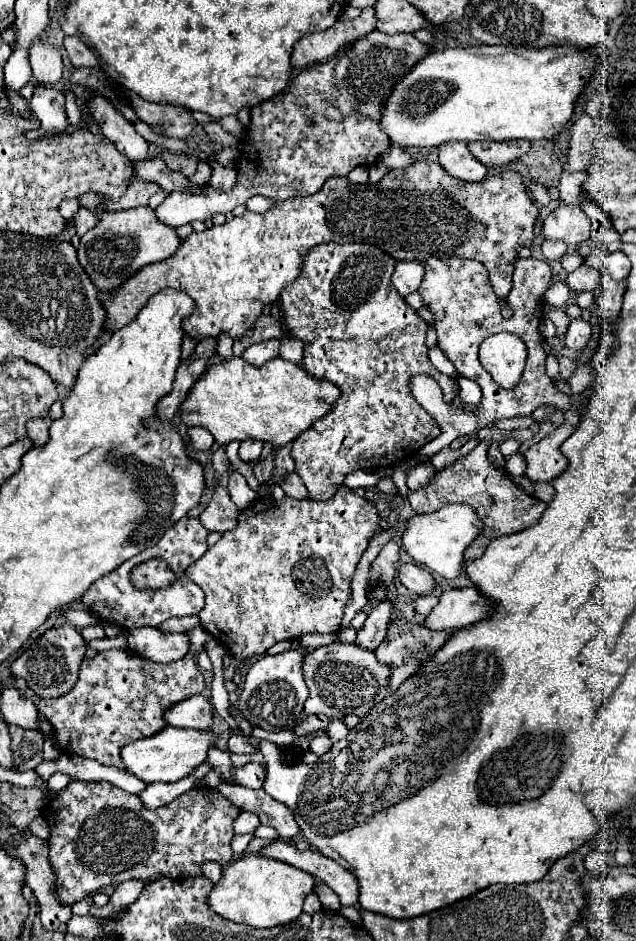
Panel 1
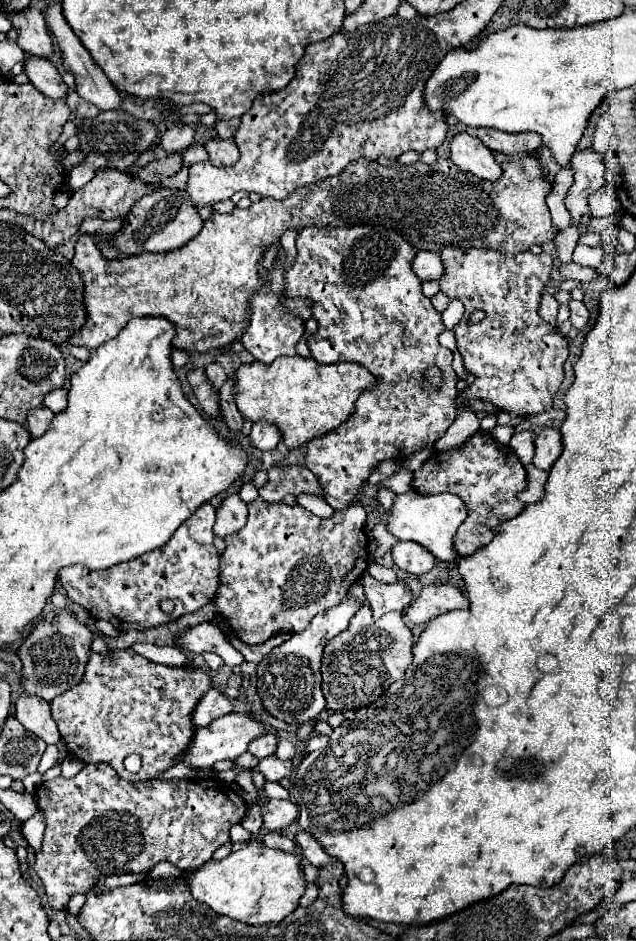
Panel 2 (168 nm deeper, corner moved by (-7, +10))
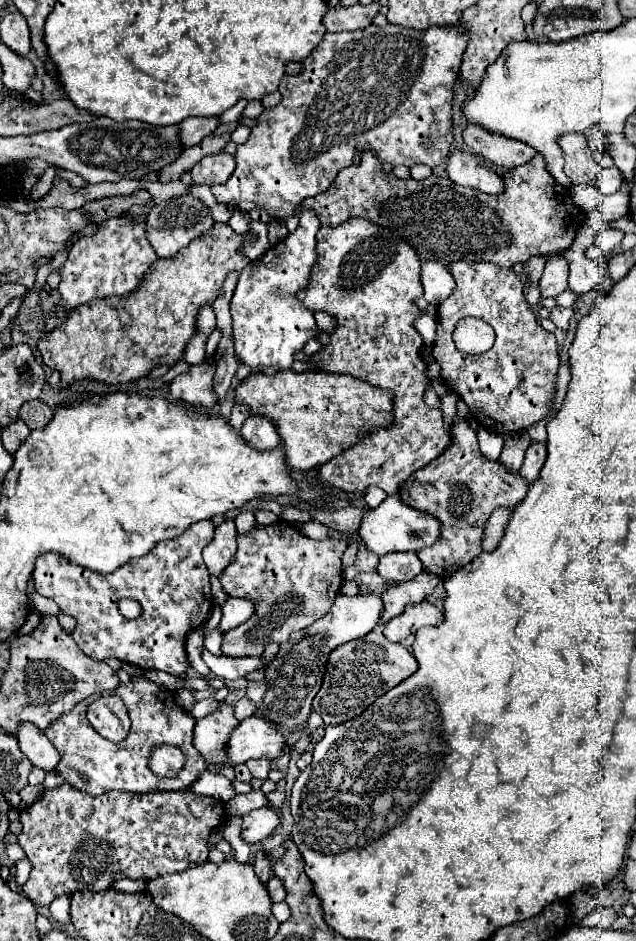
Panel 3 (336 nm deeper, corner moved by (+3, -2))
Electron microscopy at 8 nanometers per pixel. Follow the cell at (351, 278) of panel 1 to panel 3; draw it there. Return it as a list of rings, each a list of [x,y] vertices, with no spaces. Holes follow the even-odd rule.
[[[350,219],[338,227],[320,227],[316,235],[316,255],[318,259],[312,265],[310,281],[306,289],[300,289],[296,293],[296,297],[304,301],[308,309],[326,311],[328,315],[332,315],[334,331],[330,333],[328,345],[308,357],[308,365],[312,367],[312,371],[346,373],[394,393],[392,423],[388,427],[374,429],[372,433],[362,433],[360,441],[354,447],[332,457],[326,465],[320,465],[316,479],[324,487],[336,487],[348,493],[360,495],[366,491],[366,487],[376,485],[388,495],[394,495],[398,493],[402,481],[406,481],[420,467],[428,465],[432,459],[440,457],[440,453],[444,453],[444,449],[450,445],[440,409],[430,409],[424,403],[424,391],[430,379],[426,375],[428,365],[420,357],[422,337],[414,327],[414,321],[422,315],[422,311],[414,303],[418,297],[422,297],[420,261],[404,241],[396,241],[394,237],[386,235],[386,229],[380,229],[378,225],[372,225],[364,219]]]

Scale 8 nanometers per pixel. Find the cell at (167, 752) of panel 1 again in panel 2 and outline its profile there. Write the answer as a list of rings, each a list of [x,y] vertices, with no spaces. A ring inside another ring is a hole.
[[[228,713],[218,721],[212,721],[208,727],[196,729],[182,763],[202,769],[202,767],[212,767],[216,761],[224,761],[224,759],[234,761],[236,757],[246,753],[250,741],[254,741],[254,737],[260,737],[262,733],[268,733],[268,729],[264,727],[262,721],[254,719],[250,713]]]

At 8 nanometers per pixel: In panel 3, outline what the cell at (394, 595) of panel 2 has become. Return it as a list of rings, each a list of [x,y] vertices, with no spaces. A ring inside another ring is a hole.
[[[422,571],[408,583],[400,583],[396,587],[386,589],[380,599],[382,599],[382,615],[380,615],[380,625],[386,625],[392,617],[400,615],[408,603],[420,603],[424,601],[426,595],[430,595],[438,585],[442,583],[440,577]]]

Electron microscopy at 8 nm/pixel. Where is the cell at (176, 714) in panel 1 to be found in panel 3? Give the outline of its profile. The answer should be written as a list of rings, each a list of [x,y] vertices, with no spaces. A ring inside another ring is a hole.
[[[222,703],[222,707],[196,721],[194,727],[194,747],[206,757],[206,763],[214,763],[214,759],[224,761],[224,743],[228,741],[228,733],[238,725],[234,717],[234,707]]]

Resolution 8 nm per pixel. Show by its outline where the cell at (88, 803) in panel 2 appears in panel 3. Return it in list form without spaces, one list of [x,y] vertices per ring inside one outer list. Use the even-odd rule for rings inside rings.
[[[68,783],[46,789],[30,807],[20,811],[22,831],[18,835],[18,845],[32,863],[32,873],[22,889],[30,901],[40,907],[48,907],[58,895],[104,891],[110,889],[114,881],[124,877],[150,881],[166,873],[184,871],[190,865],[202,865],[208,861],[210,833],[216,827],[222,827],[224,821],[224,803],[220,799],[190,791],[90,795]]]

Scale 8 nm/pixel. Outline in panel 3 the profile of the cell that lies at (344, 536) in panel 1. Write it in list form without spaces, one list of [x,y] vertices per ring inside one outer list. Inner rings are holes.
[[[288,521],[272,525],[254,525],[250,533],[238,533],[238,553],[222,571],[220,583],[230,597],[248,599],[254,603],[254,615],[224,633],[222,655],[226,657],[260,657],[268,643],[288,641],[292,631],[300,631],[324,617],[344,583],[342,553],[348,543],[342,537],[330,535],[314,541],[298,531]]]

